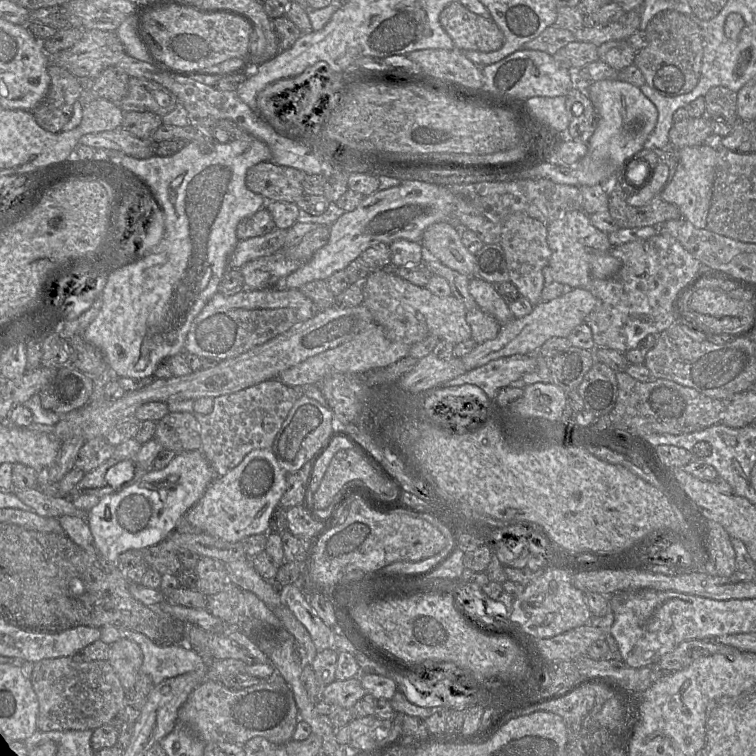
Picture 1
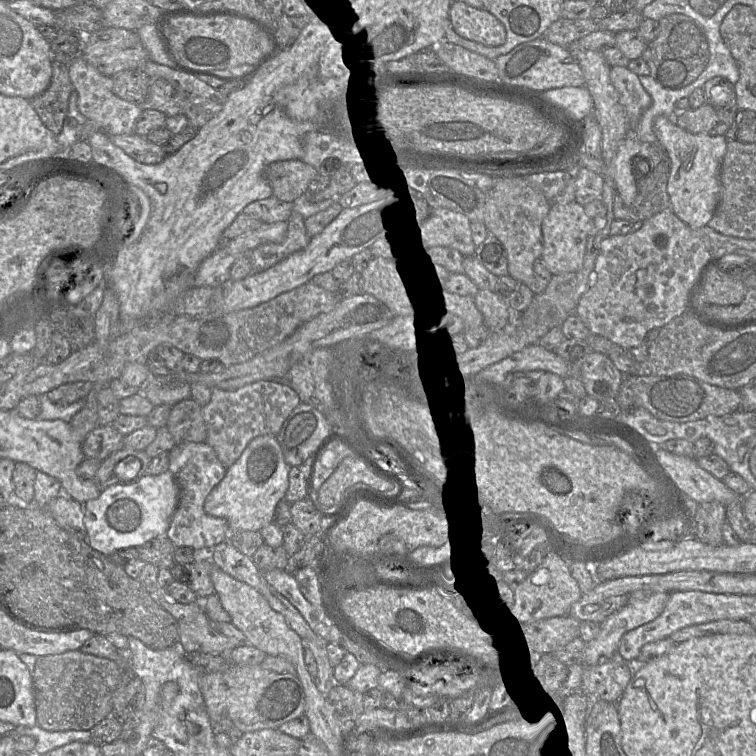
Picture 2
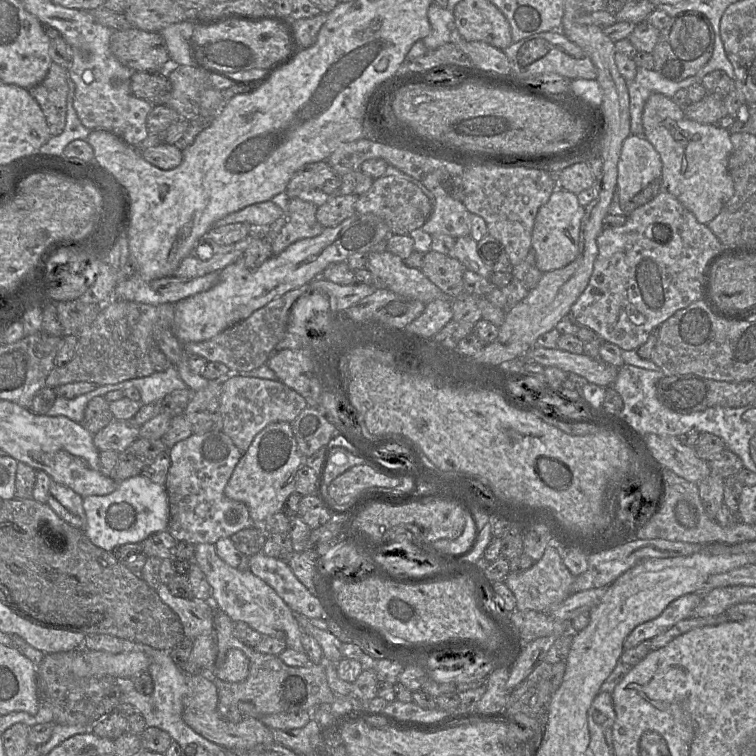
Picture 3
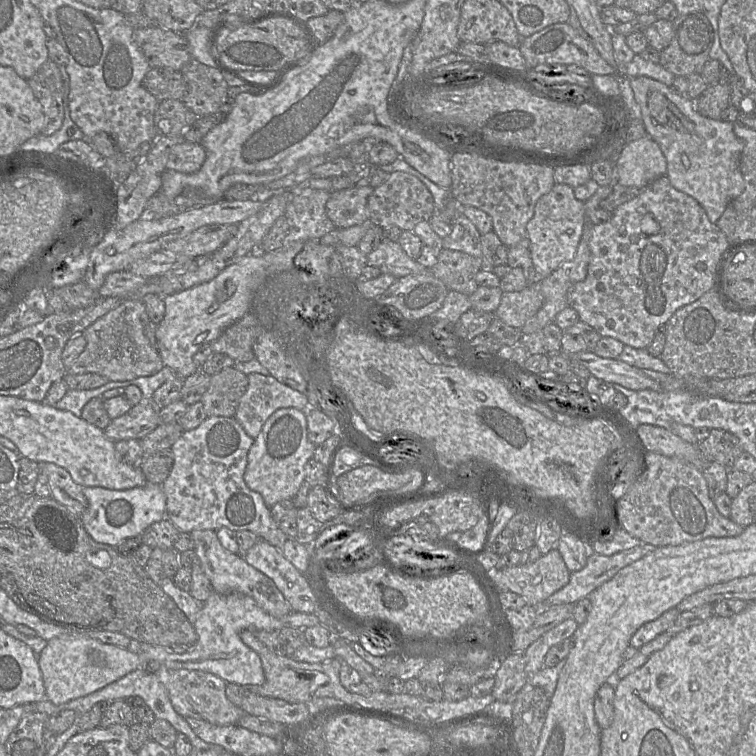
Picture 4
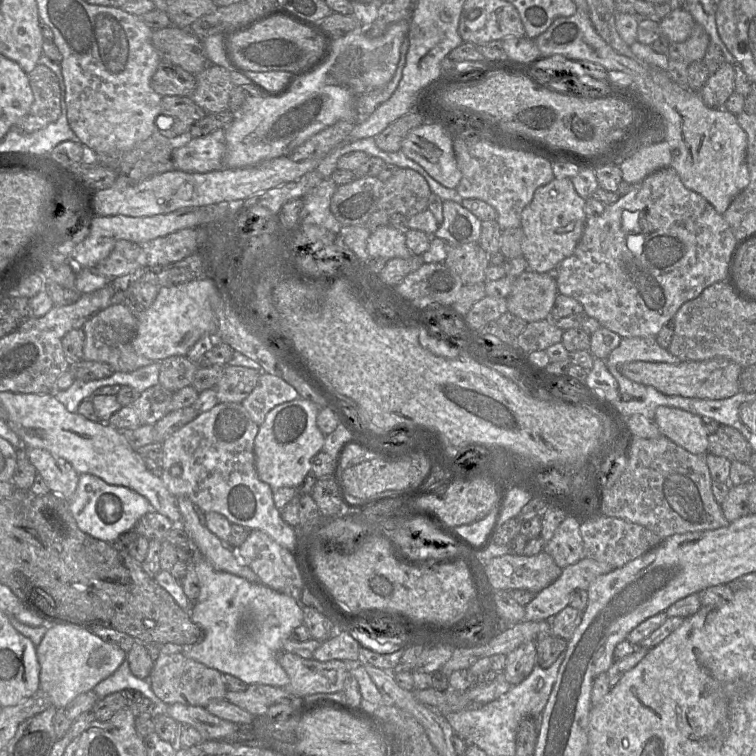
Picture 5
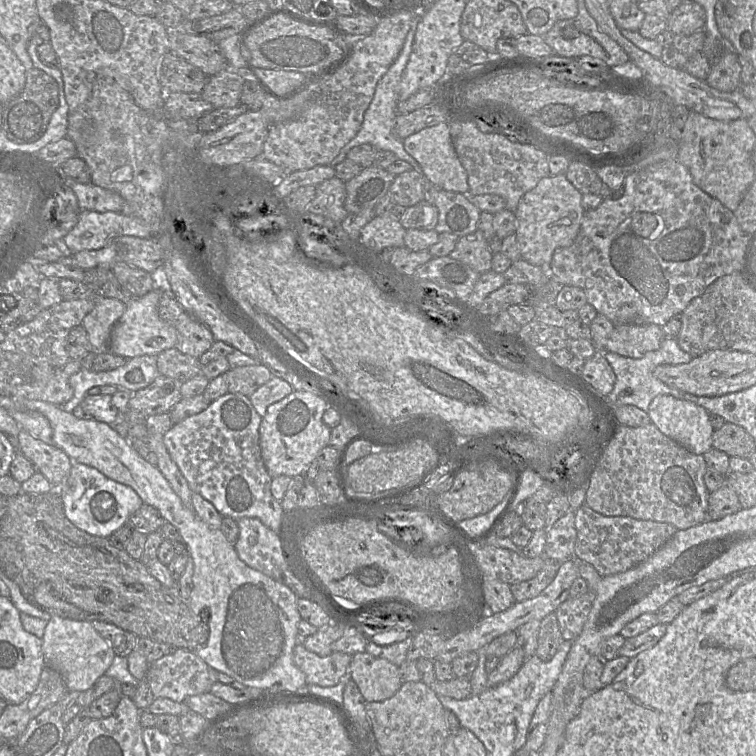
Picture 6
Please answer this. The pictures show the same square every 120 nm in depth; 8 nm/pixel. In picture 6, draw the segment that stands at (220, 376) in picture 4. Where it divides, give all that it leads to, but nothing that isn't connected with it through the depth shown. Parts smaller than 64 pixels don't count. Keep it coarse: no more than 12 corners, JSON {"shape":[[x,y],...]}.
{"shape":[[261,363],[230,368],[227,391],[249,397],[271,377]]}

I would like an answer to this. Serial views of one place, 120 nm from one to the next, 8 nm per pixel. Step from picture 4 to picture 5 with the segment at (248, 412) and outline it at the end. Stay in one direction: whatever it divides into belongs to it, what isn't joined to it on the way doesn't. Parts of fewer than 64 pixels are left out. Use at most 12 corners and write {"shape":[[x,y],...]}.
{"shape":[[263,372],[241,404],[260,426],[272,408],[301,397],[281,376]]}

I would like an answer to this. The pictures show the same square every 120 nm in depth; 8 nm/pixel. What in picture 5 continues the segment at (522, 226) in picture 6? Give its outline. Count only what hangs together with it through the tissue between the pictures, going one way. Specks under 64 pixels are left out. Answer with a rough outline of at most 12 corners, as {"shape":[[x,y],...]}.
{"shape":[[570,178],[522,210],[528,267],[553,273],[581,239],[586,200]]}

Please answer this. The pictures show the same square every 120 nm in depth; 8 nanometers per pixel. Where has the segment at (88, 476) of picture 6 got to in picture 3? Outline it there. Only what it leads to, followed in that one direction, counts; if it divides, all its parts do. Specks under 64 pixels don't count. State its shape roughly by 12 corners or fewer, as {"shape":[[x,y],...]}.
{"shape":[[143,475],[84,497],[85,534],[112,551],[168,529],[165,486]]}

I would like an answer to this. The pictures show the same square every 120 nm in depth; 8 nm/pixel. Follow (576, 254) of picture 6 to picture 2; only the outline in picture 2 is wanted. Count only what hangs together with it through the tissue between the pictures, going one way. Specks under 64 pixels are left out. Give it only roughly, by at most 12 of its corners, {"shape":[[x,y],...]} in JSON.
{"shape":[[671,208],[601,241],[574,314],[624,350],[711,255]]}

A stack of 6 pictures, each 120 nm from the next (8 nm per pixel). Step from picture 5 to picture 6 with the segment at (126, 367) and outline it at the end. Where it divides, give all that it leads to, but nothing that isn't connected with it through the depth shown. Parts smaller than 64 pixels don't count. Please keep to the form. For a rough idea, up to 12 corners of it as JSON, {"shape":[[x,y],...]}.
{"shape":[[97,297],[83,318],[91,351],[109,351],[126,304]]}

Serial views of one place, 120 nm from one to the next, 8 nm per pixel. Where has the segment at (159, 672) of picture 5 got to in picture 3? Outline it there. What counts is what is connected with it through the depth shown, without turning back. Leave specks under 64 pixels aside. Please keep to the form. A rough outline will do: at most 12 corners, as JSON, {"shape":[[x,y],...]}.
{"shape":[[203,673],[187,676],[182,718],[230,751],[274,743],[259,719],[219,713],[218,690]]}

